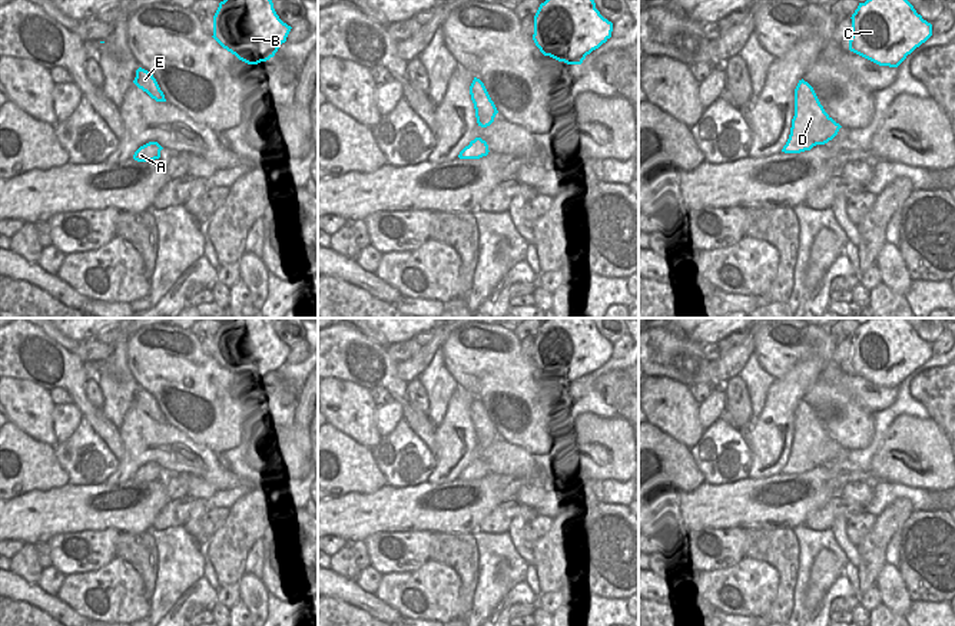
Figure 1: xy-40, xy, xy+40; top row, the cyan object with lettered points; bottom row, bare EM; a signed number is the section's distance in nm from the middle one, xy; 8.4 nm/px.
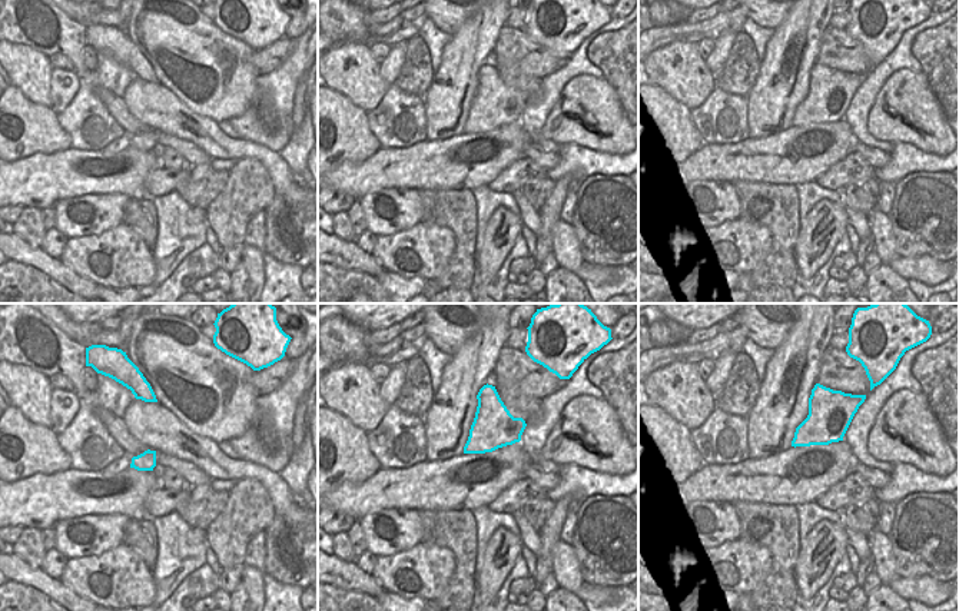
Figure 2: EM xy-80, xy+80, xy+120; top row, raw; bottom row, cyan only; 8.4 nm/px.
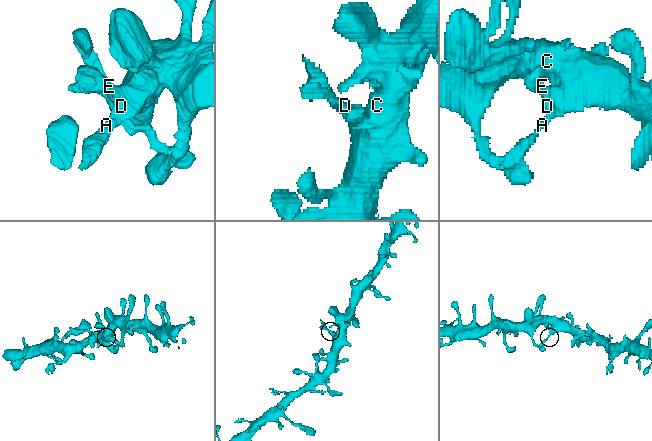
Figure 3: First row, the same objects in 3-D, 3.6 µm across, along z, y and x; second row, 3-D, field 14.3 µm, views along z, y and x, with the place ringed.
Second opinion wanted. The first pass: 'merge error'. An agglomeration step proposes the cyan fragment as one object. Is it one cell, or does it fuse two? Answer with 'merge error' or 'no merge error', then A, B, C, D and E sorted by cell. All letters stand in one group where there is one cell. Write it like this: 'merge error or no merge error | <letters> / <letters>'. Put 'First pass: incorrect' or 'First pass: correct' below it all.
no merge error | A B C D E
First pass: incorrect

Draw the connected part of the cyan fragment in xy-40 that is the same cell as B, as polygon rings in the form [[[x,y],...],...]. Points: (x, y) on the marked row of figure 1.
[[[223,0],[213,16],[213,39],[239,60],[258,64],[275,56],[291,32],[273,9],[272,0]]]

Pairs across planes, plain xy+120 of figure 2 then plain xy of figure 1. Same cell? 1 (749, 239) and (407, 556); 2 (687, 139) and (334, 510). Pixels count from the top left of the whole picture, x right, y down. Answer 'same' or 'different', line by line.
1: different
2: different

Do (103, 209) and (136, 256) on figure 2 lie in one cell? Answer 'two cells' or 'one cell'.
two cells

